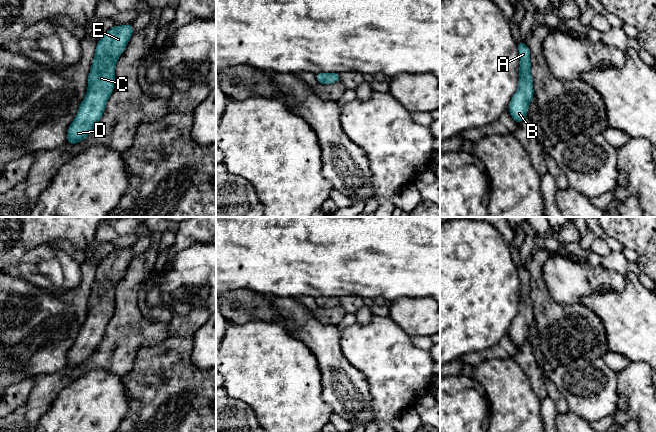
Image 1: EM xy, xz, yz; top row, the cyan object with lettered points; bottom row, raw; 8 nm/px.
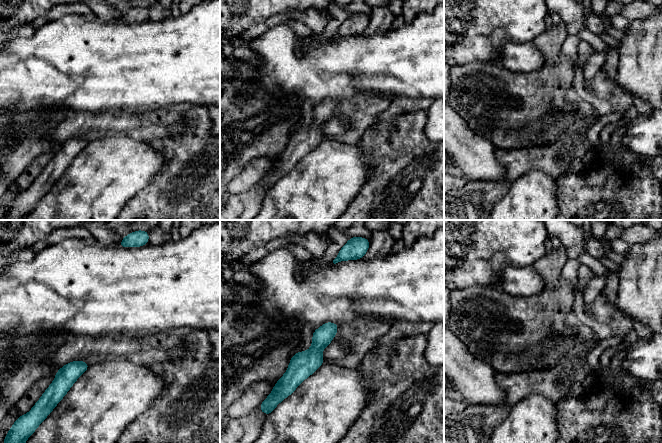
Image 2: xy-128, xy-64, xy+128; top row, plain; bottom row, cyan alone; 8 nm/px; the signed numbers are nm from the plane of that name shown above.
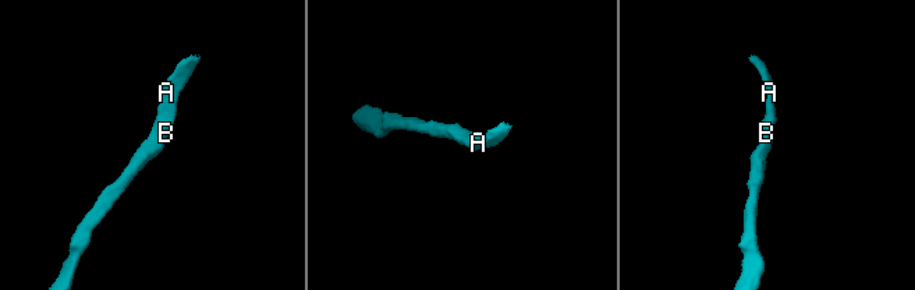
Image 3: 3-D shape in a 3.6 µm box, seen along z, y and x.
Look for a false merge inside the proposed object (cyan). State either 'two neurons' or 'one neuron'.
one neuron

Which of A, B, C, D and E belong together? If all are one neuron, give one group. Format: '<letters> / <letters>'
A B C D E

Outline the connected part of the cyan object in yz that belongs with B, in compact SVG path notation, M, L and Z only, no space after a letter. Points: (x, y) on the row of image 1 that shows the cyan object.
M520 41L517 43L521 63L519 68L519 88L513 95L508 110L517 125L527 116L529 103L534 96L533 79L530 74L530 50Z

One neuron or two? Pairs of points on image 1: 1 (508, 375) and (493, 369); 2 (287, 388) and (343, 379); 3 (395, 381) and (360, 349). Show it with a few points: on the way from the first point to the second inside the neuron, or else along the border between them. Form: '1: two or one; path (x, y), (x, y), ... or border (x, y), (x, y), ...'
1: one; path (504, 375), (497, 373)
2: two; border (316, 360), (321, 374), (321, 397), (330, 405)
3: one; path (386, 372), (369, 355)

